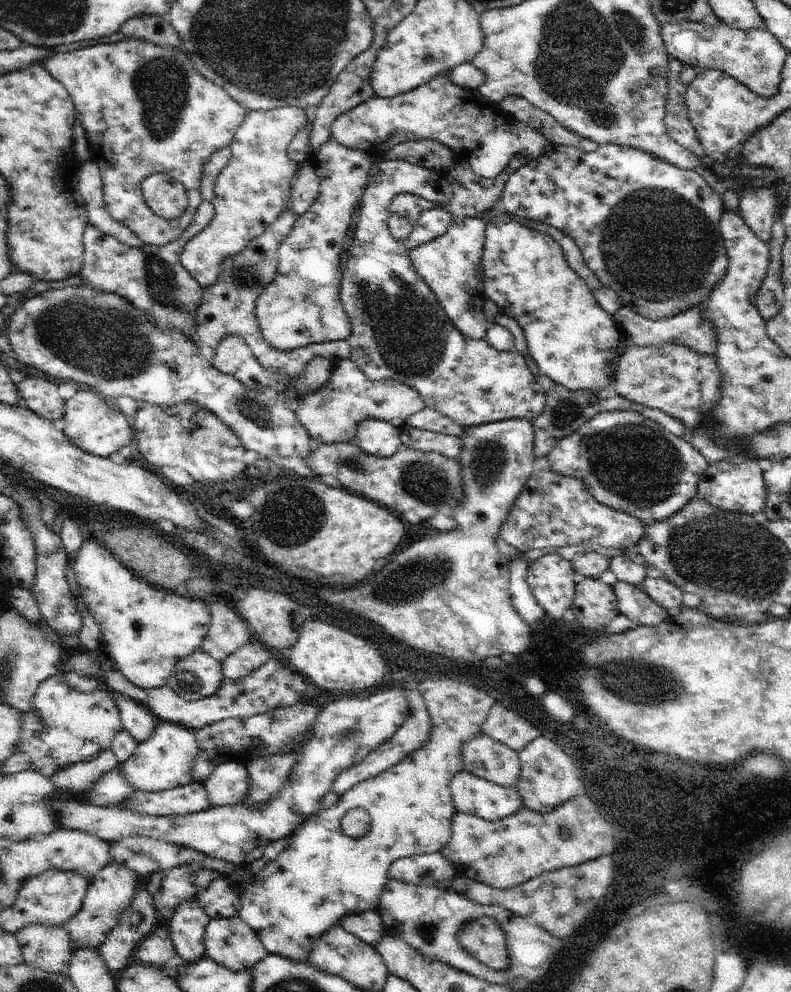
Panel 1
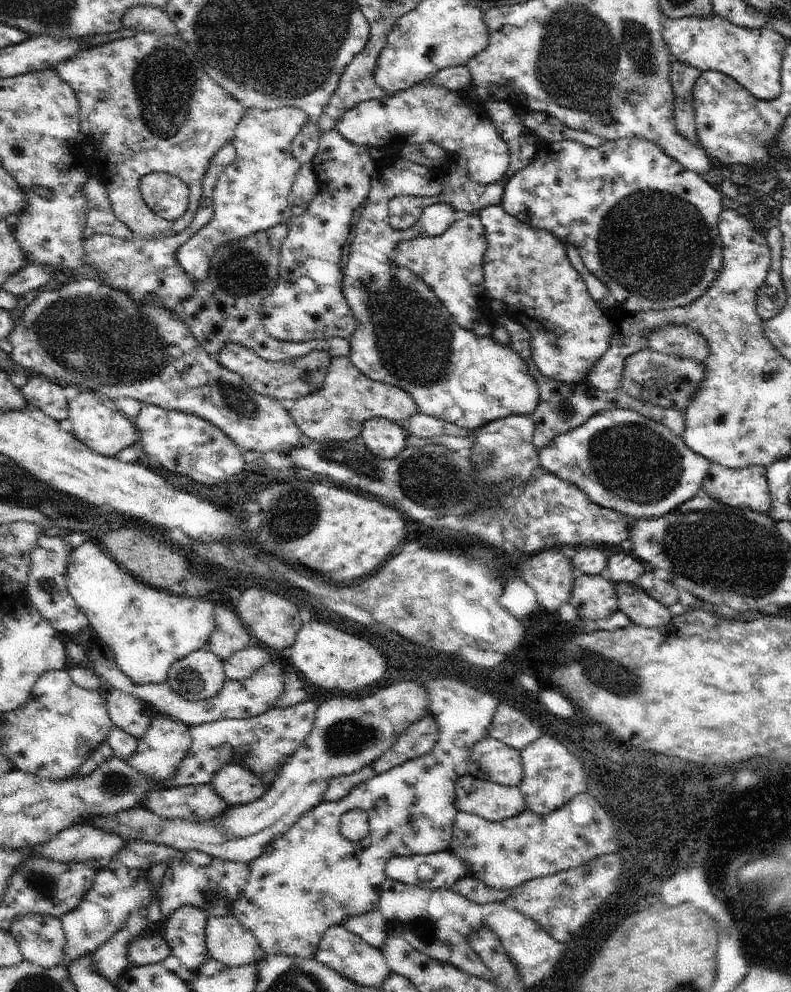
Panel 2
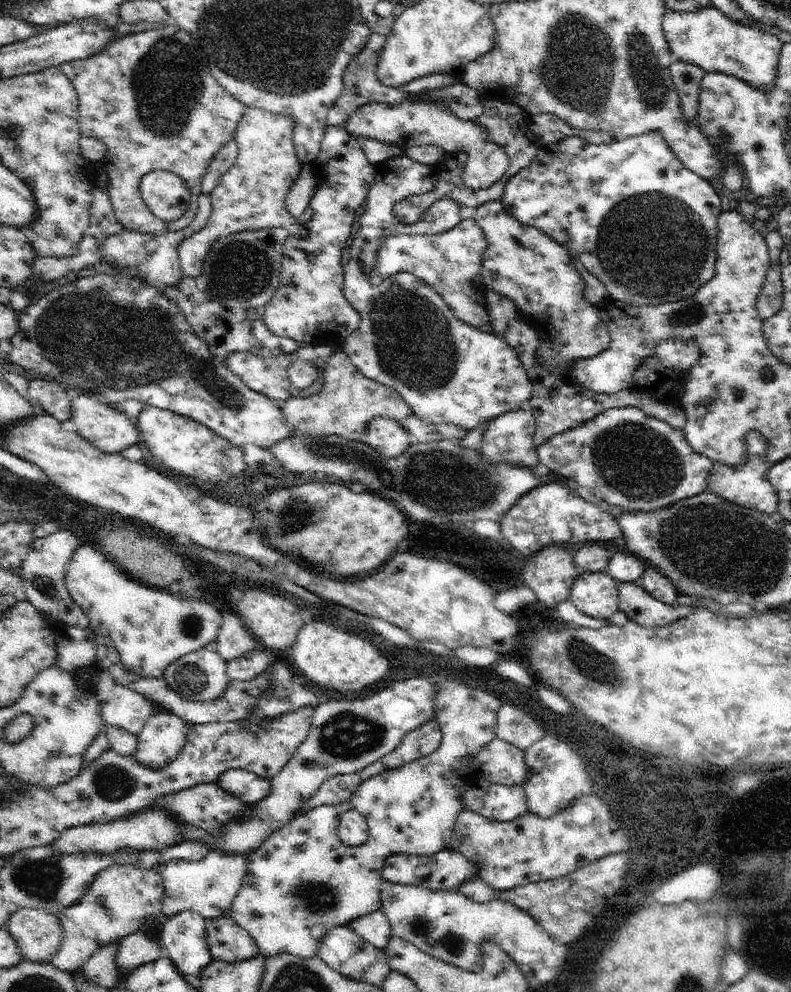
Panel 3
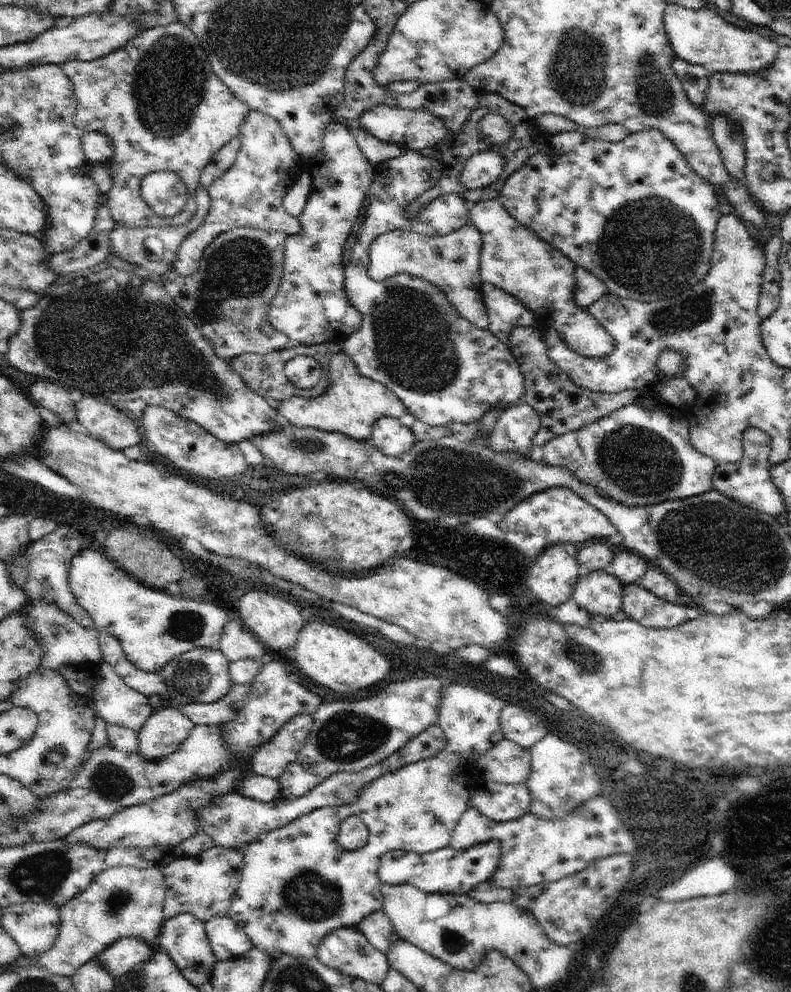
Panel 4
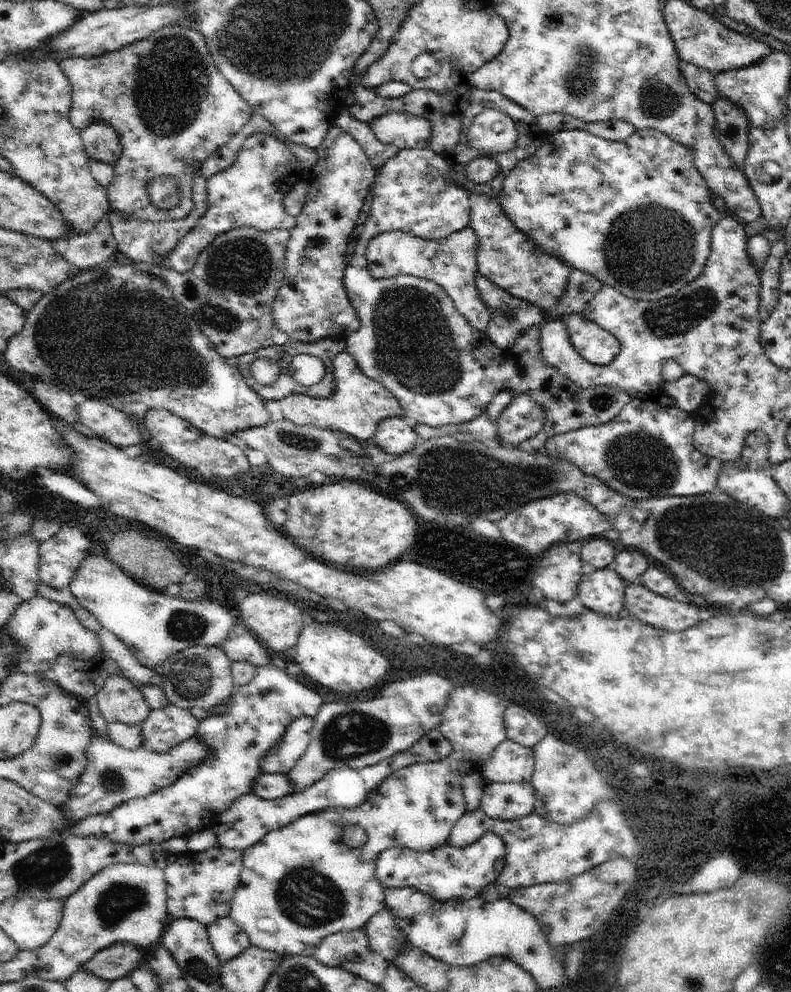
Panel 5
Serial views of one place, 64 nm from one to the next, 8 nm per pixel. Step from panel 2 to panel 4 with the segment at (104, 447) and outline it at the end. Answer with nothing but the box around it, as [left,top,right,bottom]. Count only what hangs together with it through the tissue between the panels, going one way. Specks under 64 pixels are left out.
[77,396,145,450]

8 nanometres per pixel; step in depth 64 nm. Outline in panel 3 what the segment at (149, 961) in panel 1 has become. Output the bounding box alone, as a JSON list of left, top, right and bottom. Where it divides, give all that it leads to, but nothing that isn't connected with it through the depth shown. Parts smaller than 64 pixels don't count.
[117,932,165,972]

